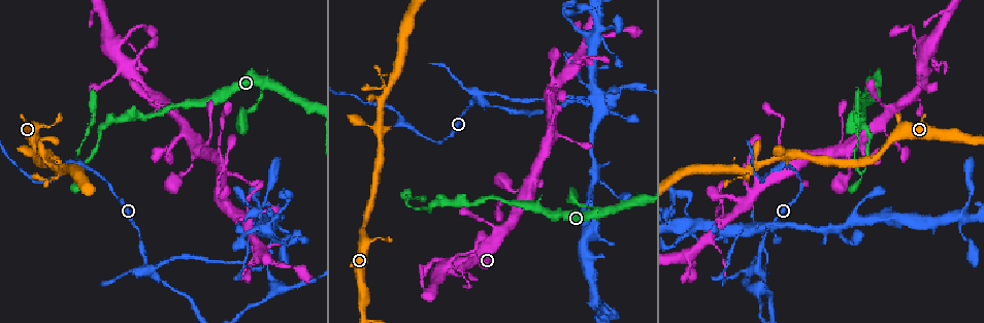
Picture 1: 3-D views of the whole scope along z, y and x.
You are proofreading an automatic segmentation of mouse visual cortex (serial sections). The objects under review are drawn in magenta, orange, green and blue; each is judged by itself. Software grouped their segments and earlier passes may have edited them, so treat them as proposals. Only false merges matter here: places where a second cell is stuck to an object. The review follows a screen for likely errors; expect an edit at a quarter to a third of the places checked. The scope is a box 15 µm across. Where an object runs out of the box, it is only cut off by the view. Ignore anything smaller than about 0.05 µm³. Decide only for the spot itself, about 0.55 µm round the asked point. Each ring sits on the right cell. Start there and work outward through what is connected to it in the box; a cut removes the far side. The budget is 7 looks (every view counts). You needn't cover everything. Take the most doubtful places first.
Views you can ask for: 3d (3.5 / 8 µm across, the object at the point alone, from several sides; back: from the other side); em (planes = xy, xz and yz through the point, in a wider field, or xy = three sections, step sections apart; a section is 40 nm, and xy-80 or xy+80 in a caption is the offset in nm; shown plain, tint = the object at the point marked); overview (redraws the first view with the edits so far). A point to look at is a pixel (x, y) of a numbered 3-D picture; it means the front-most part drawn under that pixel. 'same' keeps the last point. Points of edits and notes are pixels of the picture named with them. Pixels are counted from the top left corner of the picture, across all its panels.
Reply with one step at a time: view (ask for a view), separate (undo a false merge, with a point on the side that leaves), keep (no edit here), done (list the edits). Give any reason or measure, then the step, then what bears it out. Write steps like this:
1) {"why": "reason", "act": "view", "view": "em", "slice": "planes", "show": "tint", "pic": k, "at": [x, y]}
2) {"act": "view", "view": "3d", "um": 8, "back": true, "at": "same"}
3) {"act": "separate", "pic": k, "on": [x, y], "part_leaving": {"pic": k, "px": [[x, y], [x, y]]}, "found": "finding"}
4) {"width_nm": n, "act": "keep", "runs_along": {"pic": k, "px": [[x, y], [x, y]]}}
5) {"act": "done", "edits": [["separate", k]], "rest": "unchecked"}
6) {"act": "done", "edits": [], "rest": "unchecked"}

{"why": "four-way junction", "act": "view", "view": "3d", "um": 8, "pic": 1, "at": [476, 97]}

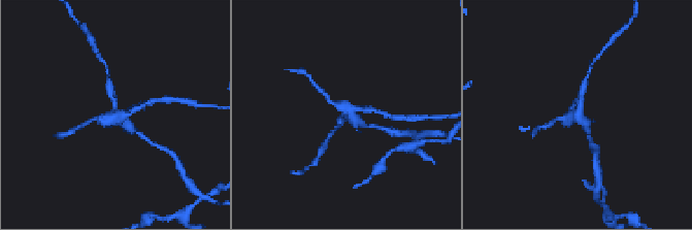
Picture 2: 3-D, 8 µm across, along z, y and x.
{"act": "view", "view": "3d", "um": 3.5, "back": true, "pic": 2, "at": [576, 114]}

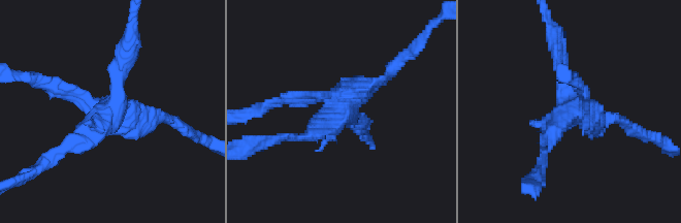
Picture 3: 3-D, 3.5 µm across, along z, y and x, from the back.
{"act": "view", "view": "em", "slice": "xy", "step": 5, "show": "tint", "pic": 3, "at": [113, 109]}

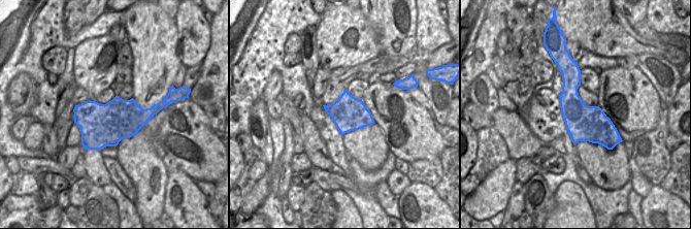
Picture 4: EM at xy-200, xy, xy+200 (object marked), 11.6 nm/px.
{"arm_widths_nm": [150, 150, 200, 250], "act": "separate", "pic": 3, "on": [377, 82], "part_leaving": {"pic": 3, "px": [[336, 100], [292, 95], [254, 110]]}, "found": "a second cell is stuck on"}

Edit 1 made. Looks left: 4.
{"why": "thin neck", "act": "view", "view": "em", "slice": "xy", "step": 1, "show": "tint", "pic": 1, "at": [756, 161]}

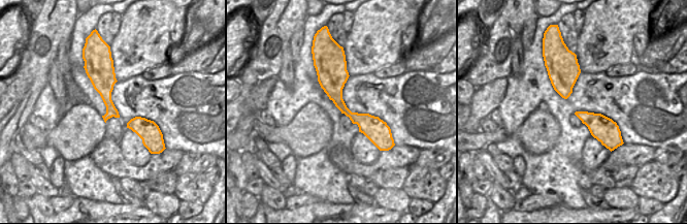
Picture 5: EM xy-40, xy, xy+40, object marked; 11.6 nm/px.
{"why": "see where the arms go", "act": "view", "view": "3d", "um": 3.5, "at": "same"}

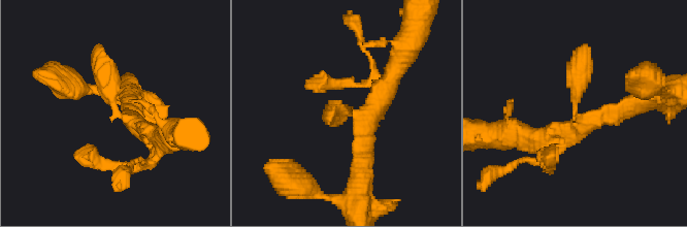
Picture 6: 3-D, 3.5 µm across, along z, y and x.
{"act": "keep", "runs_along": {"pic": 5, "px": [[335, 64], [338, 102], [373, 138]]}, "found": "all the same cell"}

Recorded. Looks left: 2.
{"why": "calibre changes", "act": "view", "view": "3d", "um": 3.5, "pic": 1, "at": [563, 136]}

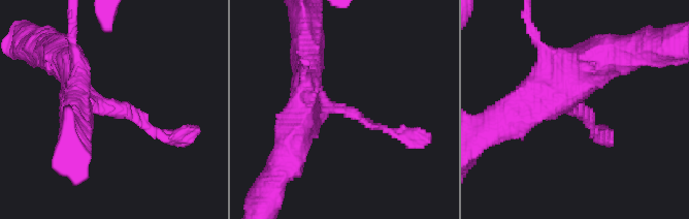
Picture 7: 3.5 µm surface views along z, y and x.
{"act": "keep", "found": "all the same cell"}

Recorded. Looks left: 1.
{"act": "done", "edits": [["separate", 3]], "rest": "unchecked"}

